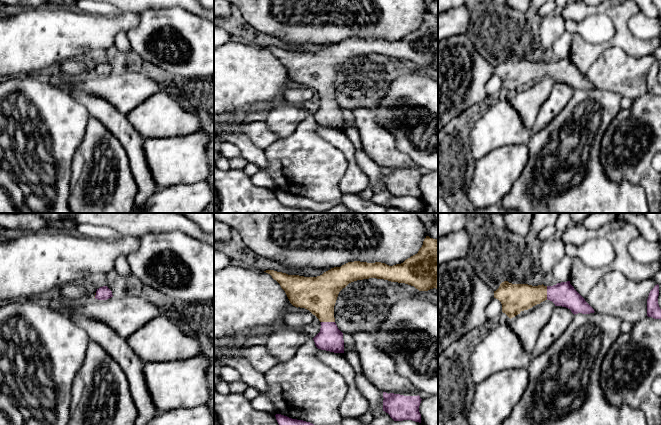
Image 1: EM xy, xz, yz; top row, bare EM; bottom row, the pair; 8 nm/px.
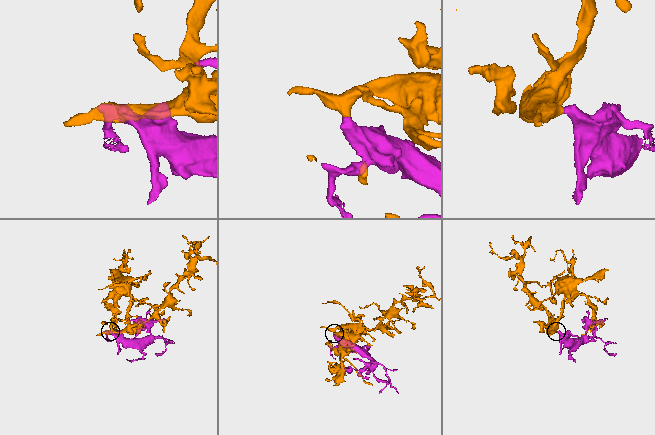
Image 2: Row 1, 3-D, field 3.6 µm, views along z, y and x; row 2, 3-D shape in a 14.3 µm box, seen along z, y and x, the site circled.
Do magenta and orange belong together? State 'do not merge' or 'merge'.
merge

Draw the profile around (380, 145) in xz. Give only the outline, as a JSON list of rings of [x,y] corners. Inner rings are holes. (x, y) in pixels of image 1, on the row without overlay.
[[[358,106],[352,111],[363,150],[378,166],[394,170],[418,166],[407,154],[398,150],[395,137],[377,122],[372,108]]]

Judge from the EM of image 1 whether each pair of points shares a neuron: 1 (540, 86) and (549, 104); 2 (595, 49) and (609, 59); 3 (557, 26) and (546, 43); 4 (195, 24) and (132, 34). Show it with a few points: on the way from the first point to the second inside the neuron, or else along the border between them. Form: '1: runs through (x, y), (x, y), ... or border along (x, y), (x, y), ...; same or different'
1: border along (556, 82), (535, 118); different
2: border along (623, 50), (615, 46), (607, 47), (586, 72); different
3: runs through (553, 30), (547, 36), (547, 39); same
4: runs through (179, 24), (160, 24), (154, 26), (148, 32); same

